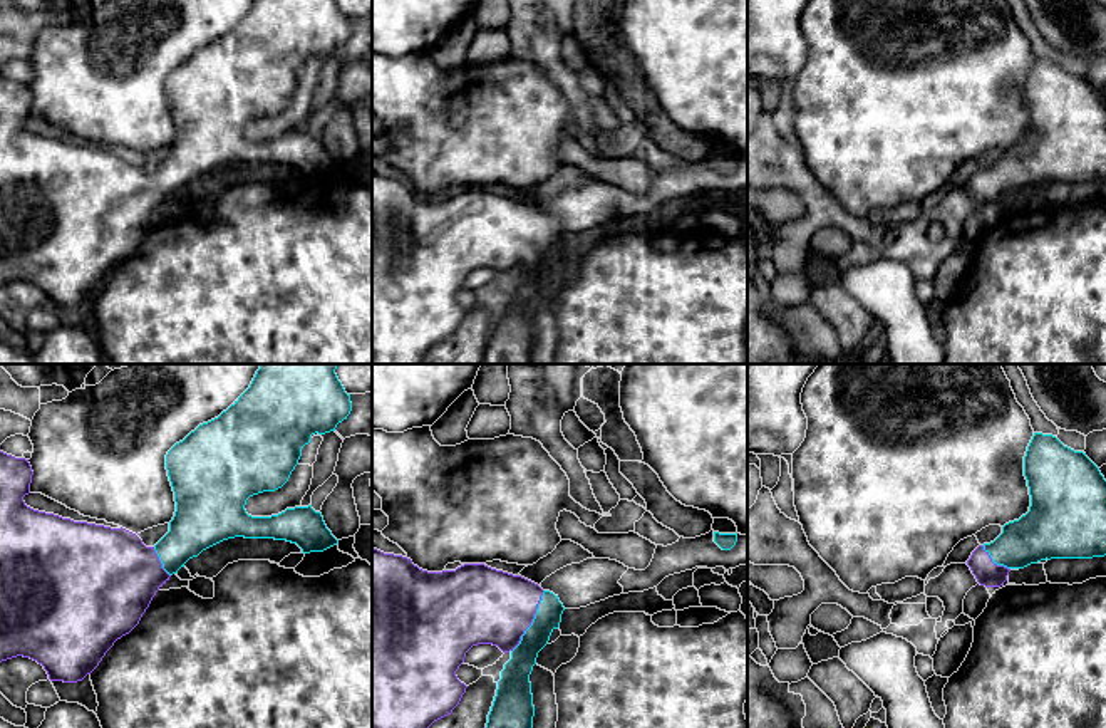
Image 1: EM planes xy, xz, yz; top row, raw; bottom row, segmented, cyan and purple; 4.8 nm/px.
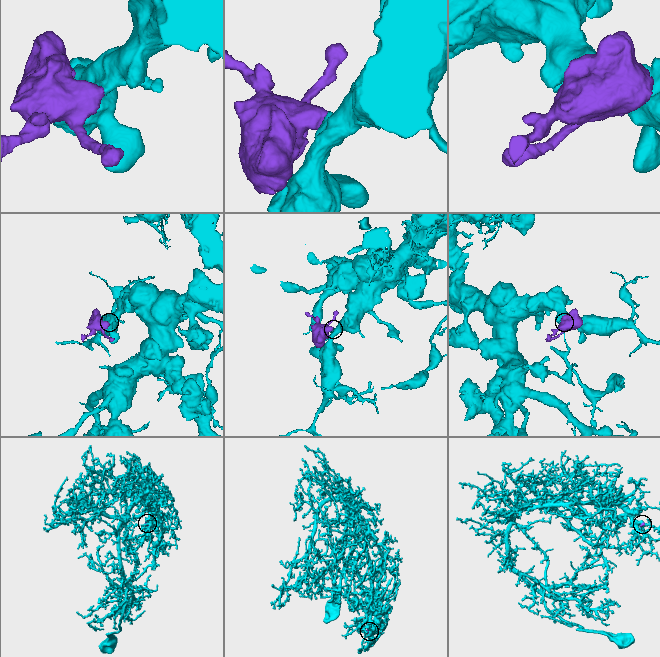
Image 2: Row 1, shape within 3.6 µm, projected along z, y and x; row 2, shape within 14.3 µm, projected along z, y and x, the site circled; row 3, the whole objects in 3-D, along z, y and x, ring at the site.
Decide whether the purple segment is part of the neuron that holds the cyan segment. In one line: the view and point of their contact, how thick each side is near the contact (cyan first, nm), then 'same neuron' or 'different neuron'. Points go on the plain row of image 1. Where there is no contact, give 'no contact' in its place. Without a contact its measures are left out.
contact xz (533, 245); calibres 130 and 360 nm; same neuron

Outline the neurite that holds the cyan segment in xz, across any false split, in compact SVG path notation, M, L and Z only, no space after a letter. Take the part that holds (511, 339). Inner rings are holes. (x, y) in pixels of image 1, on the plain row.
M372 171L372 364L422 364L434 346L451 339L468 312L457 304L456 295L464 287L466 277L478 268L493 268L511 278L498 305L484 364L531 364L535 330L530 299L538 277L560 252L563 235L558 220L521 200L484 188L427 196L407 181L384 178Z

